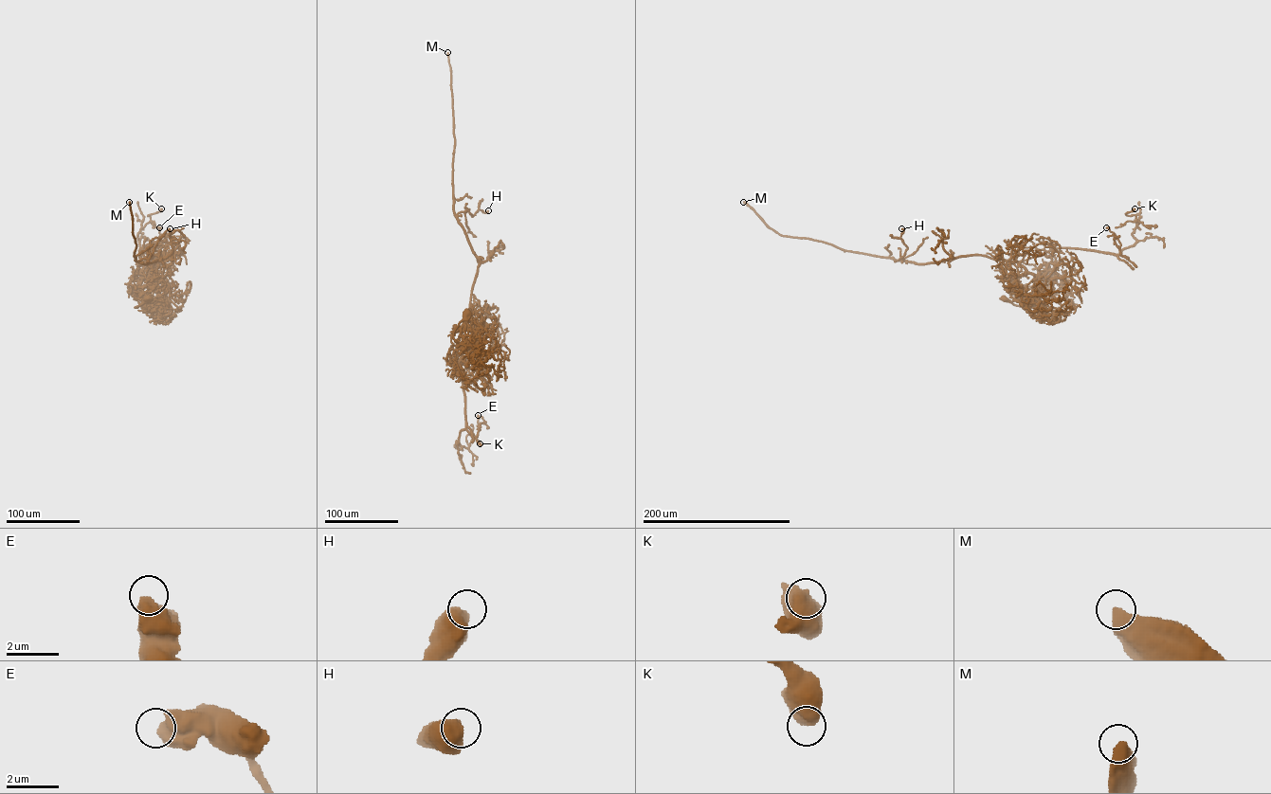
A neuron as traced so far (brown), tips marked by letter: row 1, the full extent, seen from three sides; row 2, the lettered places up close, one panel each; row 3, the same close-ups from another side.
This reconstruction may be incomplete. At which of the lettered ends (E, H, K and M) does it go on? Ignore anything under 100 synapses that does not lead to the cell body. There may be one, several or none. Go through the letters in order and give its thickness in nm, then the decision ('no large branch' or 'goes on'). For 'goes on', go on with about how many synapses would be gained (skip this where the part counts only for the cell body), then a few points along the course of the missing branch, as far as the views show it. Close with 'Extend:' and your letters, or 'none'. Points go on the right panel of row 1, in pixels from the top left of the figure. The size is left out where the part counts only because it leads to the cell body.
E: 700 nm thick; no large branch
H: 650 nm thick; no large branch
K: 500 nm thick; no large branch
M: 550 nm thick; goes on; about 650 synapses
Extend: M

